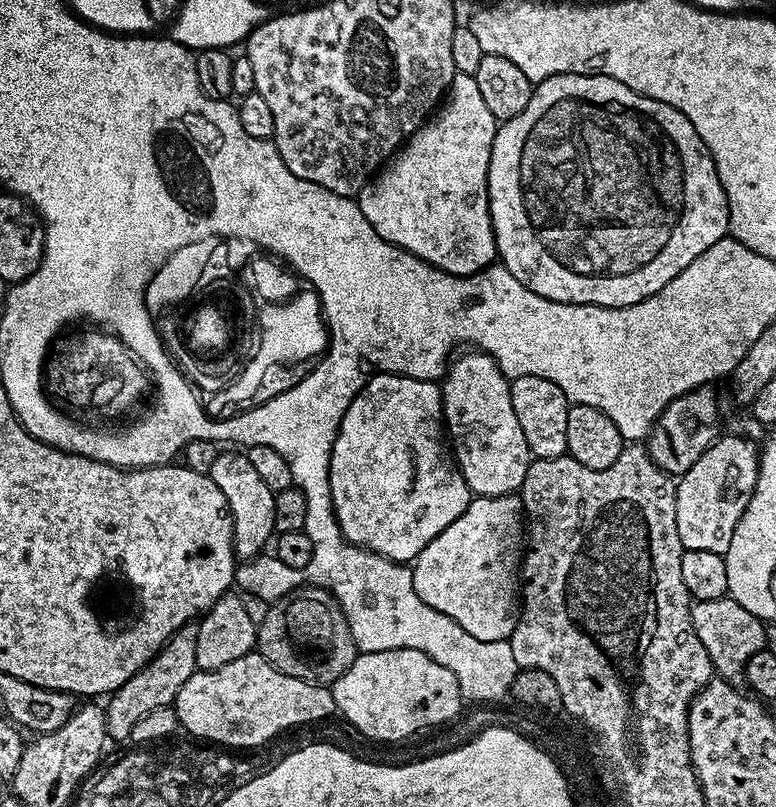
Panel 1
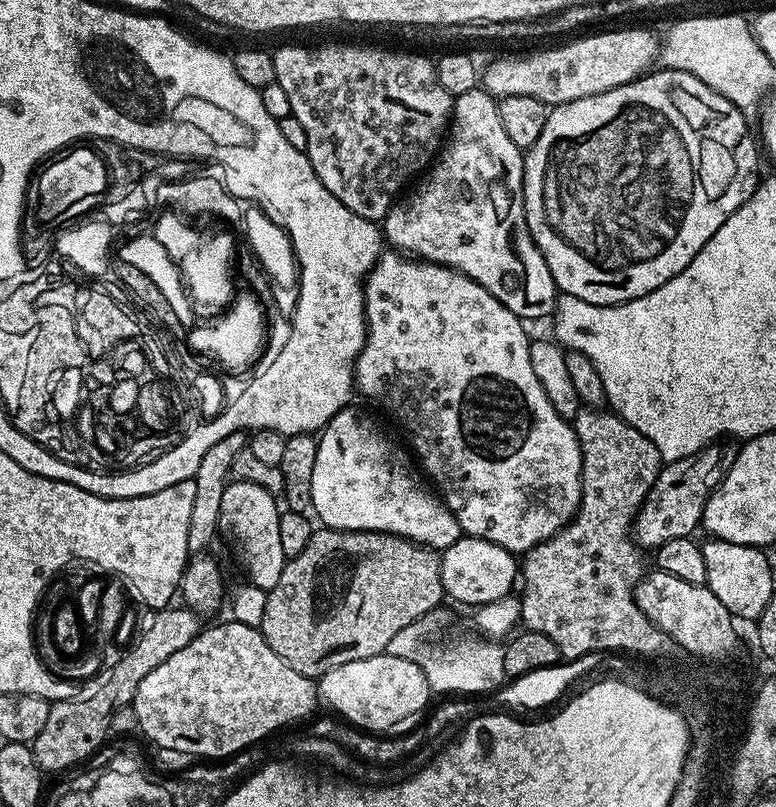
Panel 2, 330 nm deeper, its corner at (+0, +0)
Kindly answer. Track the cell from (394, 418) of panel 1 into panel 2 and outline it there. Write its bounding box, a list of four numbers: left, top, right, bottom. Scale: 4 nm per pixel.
[311,406,462,550]

